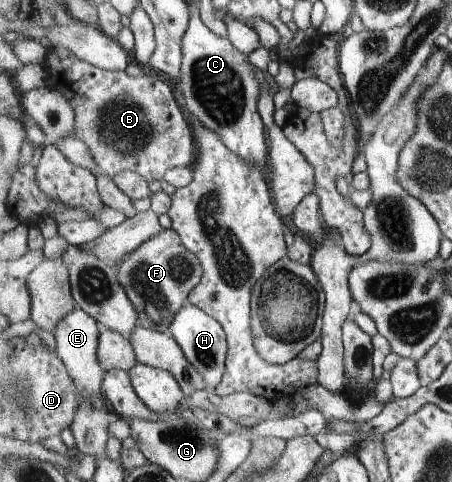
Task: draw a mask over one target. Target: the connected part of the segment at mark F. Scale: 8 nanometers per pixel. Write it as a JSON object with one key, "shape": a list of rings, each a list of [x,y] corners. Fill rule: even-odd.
{"shape":[[[174,229],[164,230],[130,253],[118,266],[118,277],[126,295],[138,311],[138,323],[171,336],[174,317],[188,303],[190,293],[201,283],[201,260],[186,249]]]}

